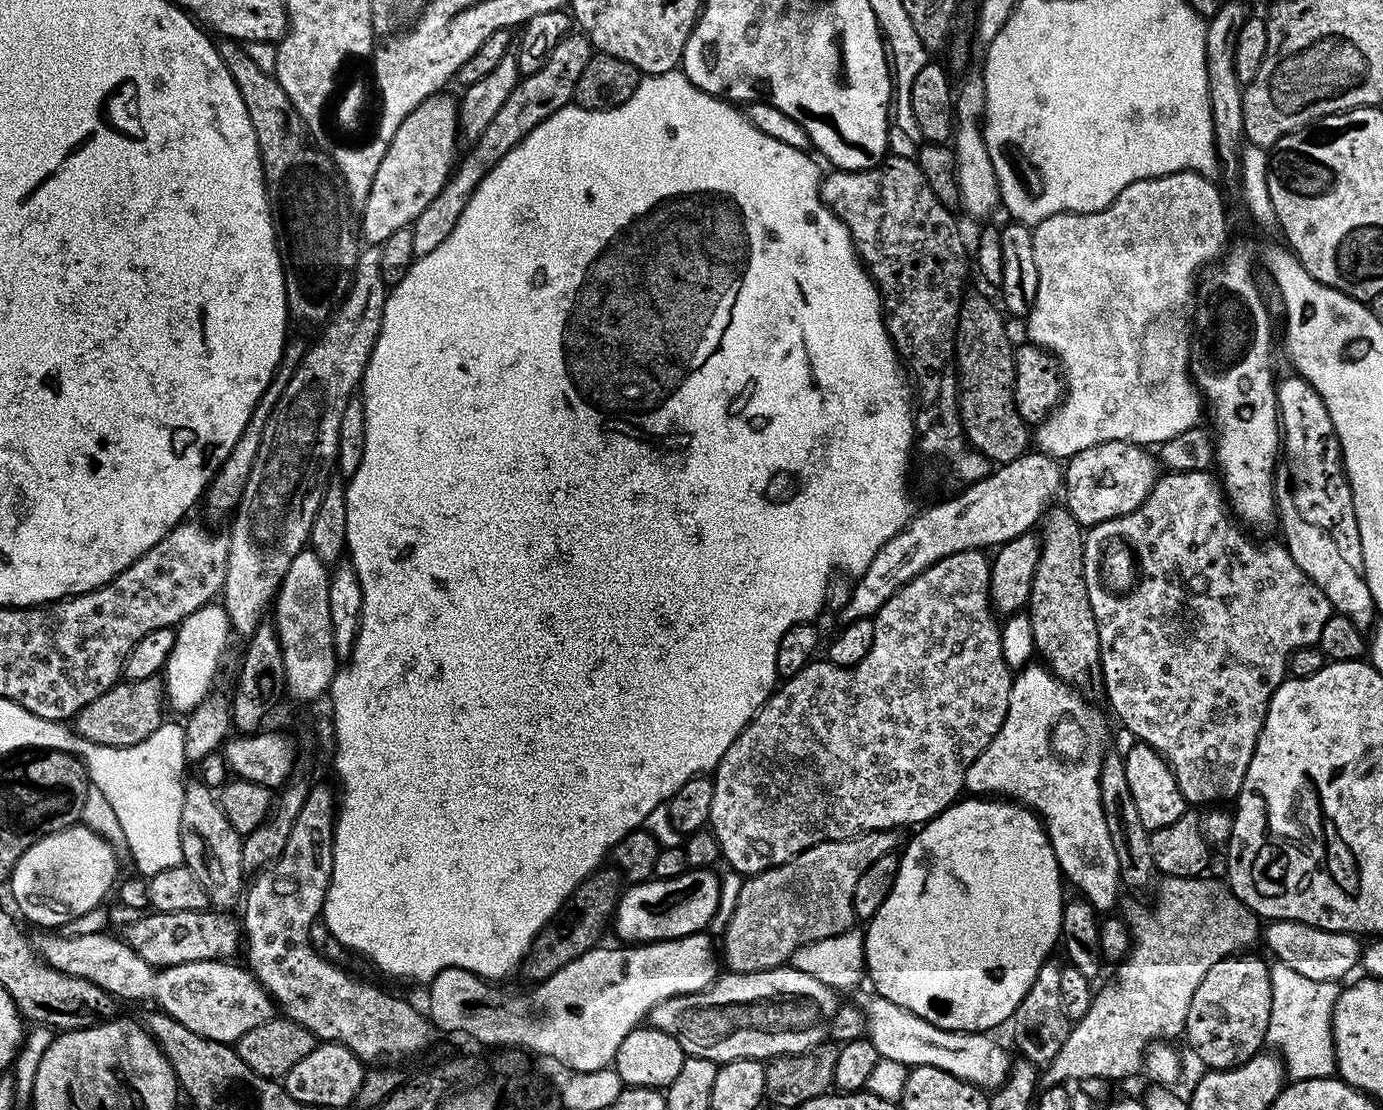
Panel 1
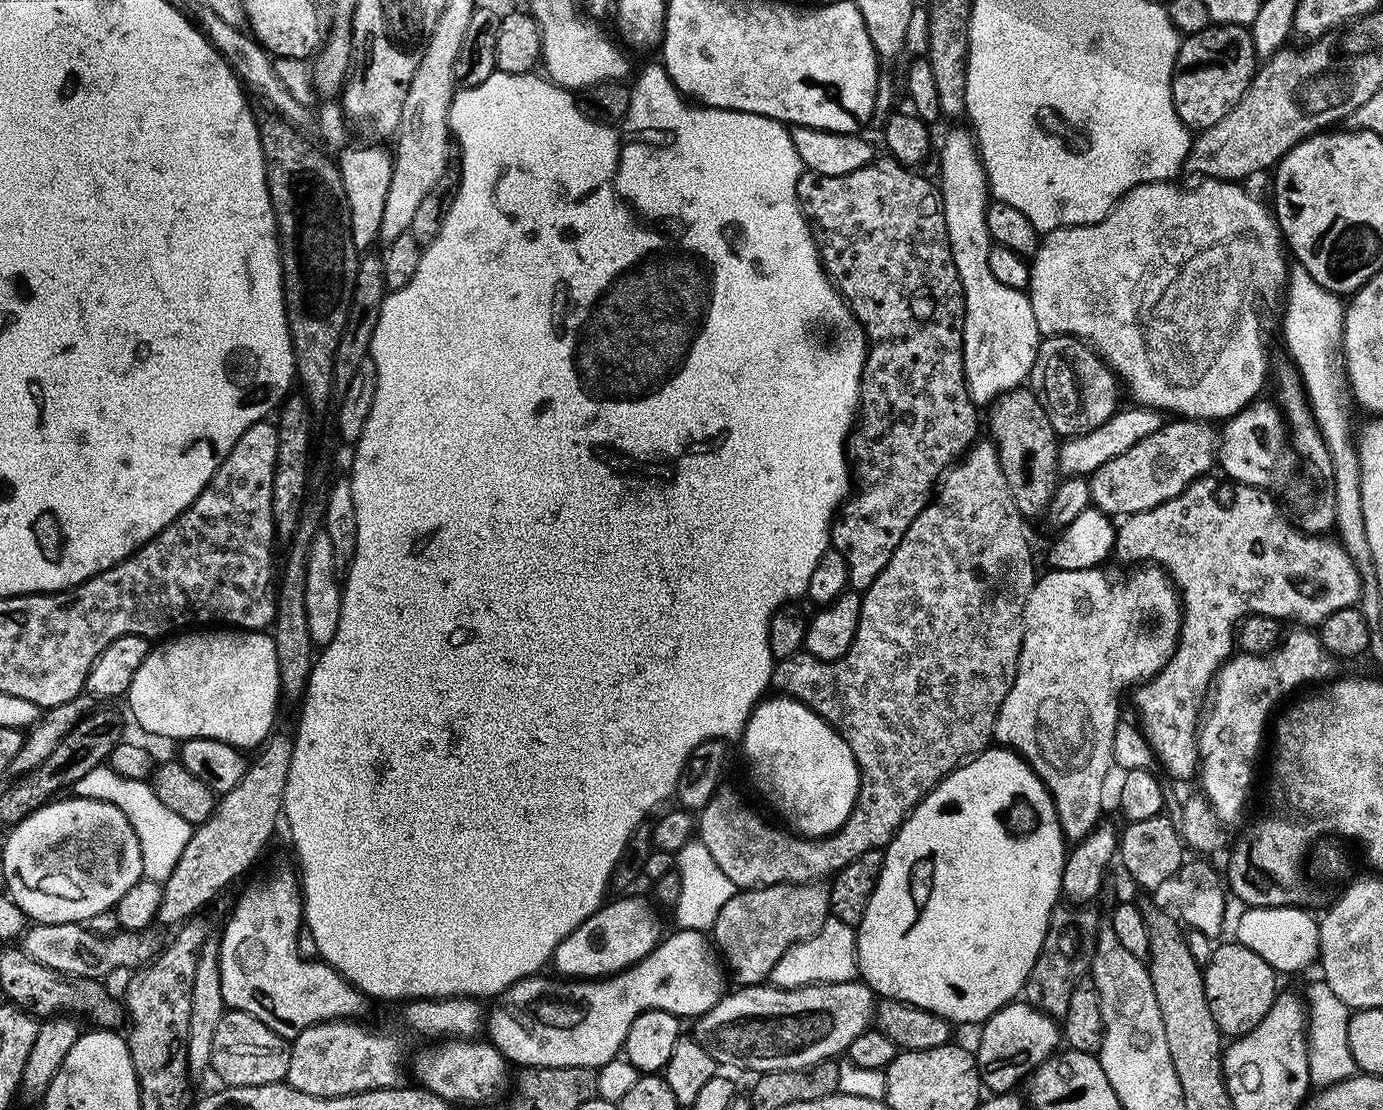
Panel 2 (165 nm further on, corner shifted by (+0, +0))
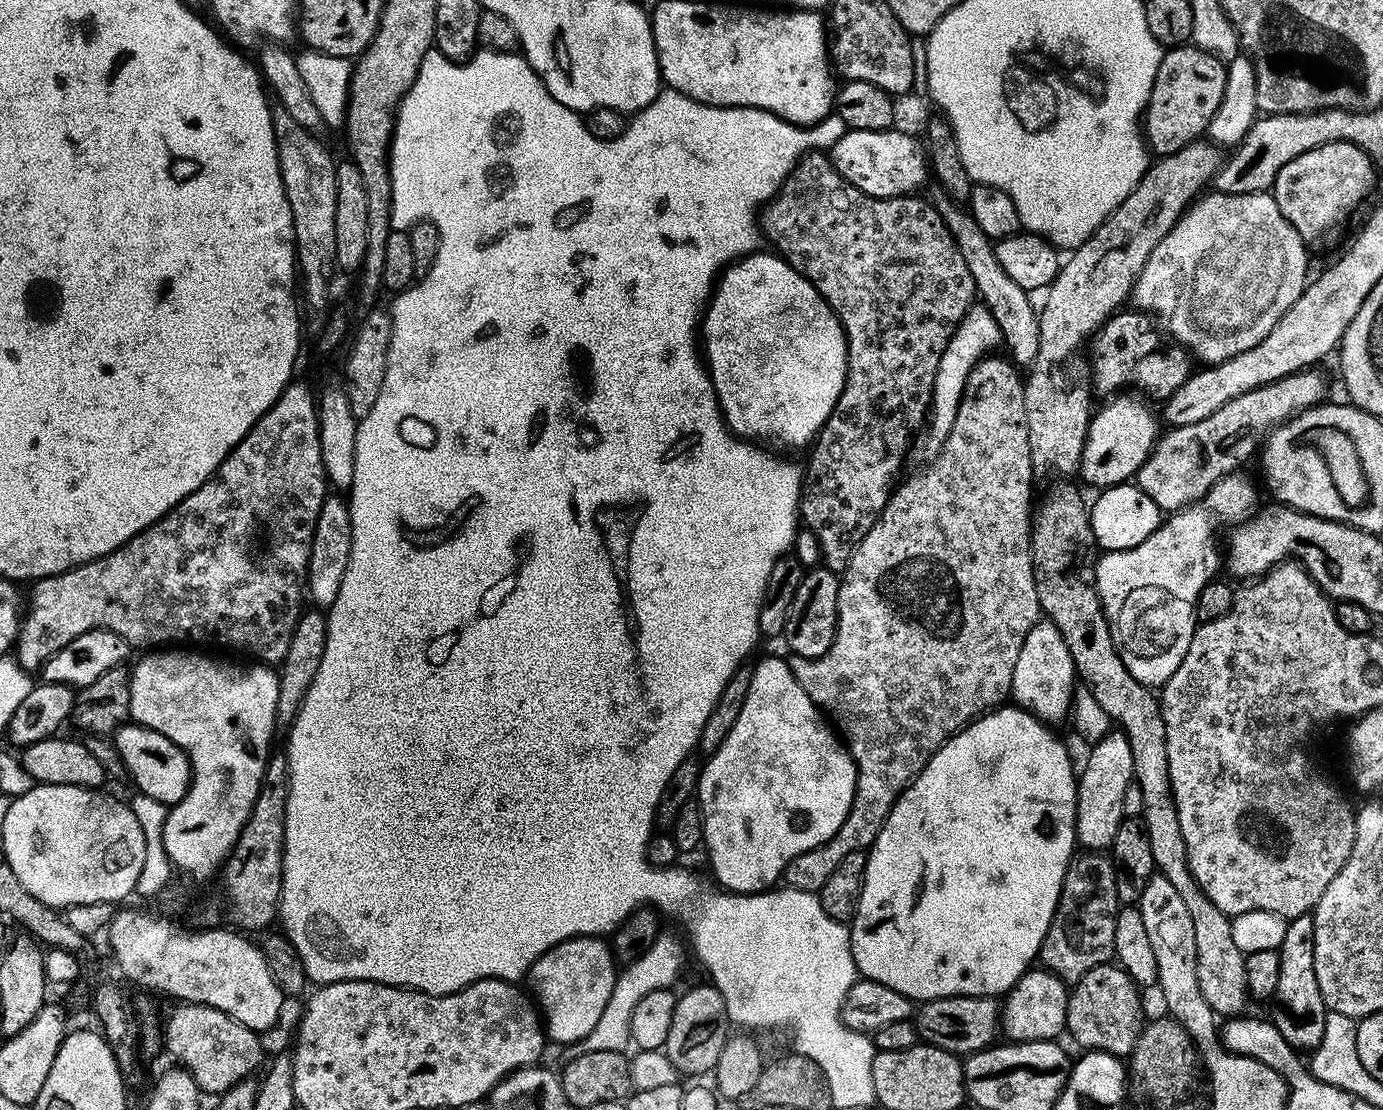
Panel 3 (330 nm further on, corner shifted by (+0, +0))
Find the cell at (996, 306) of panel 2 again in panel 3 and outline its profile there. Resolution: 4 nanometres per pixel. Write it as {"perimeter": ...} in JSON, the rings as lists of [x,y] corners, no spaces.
{"perimeter":[[[980,302],[972,305],[967,314],[963,316],[963,320],[956,328],[954,335],[951,336],[946,350],[943,351],[942,359],[938,362],[938,372],[932,387],[932,401],[929,404],[928,425],[925,427],[924,433],[919,435],[913,443],[913,457],[916,456],[918,459],[924,460],[923,462],[935,459],[953,428],[955,418],[957,418],[958,406],[963,400],[965,384],[968,381],[970,370],[984,356],[995,351],[1001,342],[1000,327],[988,308]]]}

